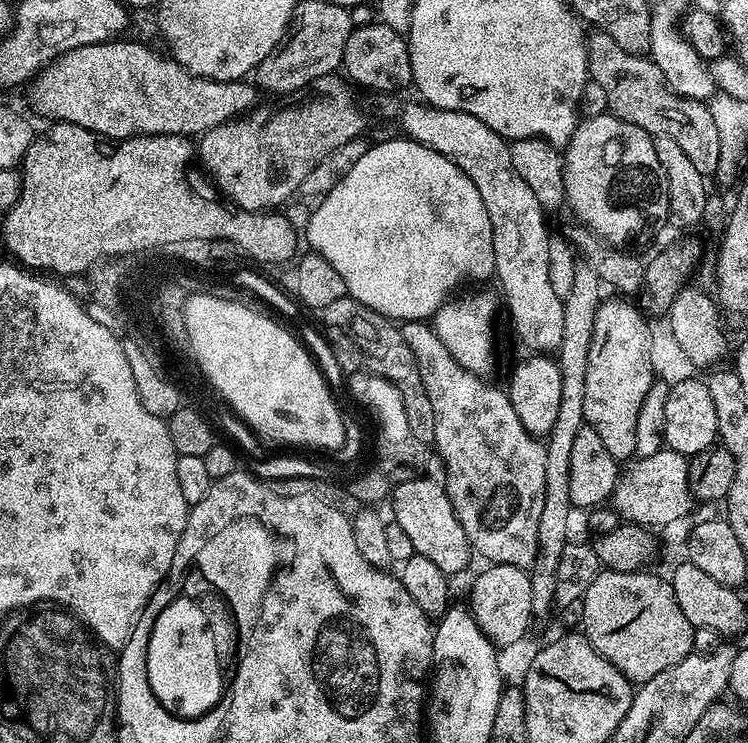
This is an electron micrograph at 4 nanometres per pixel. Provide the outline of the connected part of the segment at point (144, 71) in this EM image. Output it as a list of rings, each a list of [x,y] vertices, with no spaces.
[[[128,38],[75,48],[47,64],[32,94],[37,110],[49,121],[77,124],[109,142],[119,142],[131,136],[199,138],[255,106],[257,89],[251,83],[198,77],[171,55],[124,39]]]

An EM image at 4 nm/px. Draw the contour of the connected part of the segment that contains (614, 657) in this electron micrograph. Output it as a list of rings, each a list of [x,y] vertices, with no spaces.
[[[601,570],[584,591],[582,635],[602,658],[610,661],[633,685],[644,684],[694,652],[694,629],[682,614],[667,579],[652,572]]]

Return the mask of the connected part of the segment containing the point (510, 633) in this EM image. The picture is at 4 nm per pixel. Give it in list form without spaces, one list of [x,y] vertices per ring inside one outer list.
[[[492,564],[472,584],[472,604],[470,611],[476,624],[488,635],[493,645],[516,644],[528,632],[528,623],[533,623],[531,612],[531,578],[529,573],[518,566],[509,564]]]

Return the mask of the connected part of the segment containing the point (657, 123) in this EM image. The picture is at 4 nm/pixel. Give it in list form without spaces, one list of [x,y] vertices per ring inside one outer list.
[[[593,31],[587,37],[587,42],[588,74],[592,82],[606,90],[607,111],[611,115],[638,126],[653,138],[674,138],[674,142],[686,150],[690,162],[694,162],[694,167],[704,177],[711,177],[711,172],[721,171],[721,157],[725,155],[726,144],[718,134],[717,123],[705,101],[685,100],[683,96],[677,96],[662,78],[662,70],[658,70],[651,58],[635,56],[622,50],[622,46],[618,46],[618,42],[614,42],[614,38],[605,32]]]

